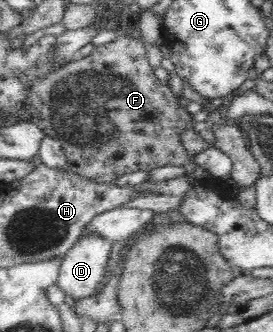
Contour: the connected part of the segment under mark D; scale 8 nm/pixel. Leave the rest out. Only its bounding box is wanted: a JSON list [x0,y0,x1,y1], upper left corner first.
[56,233,113,299]

